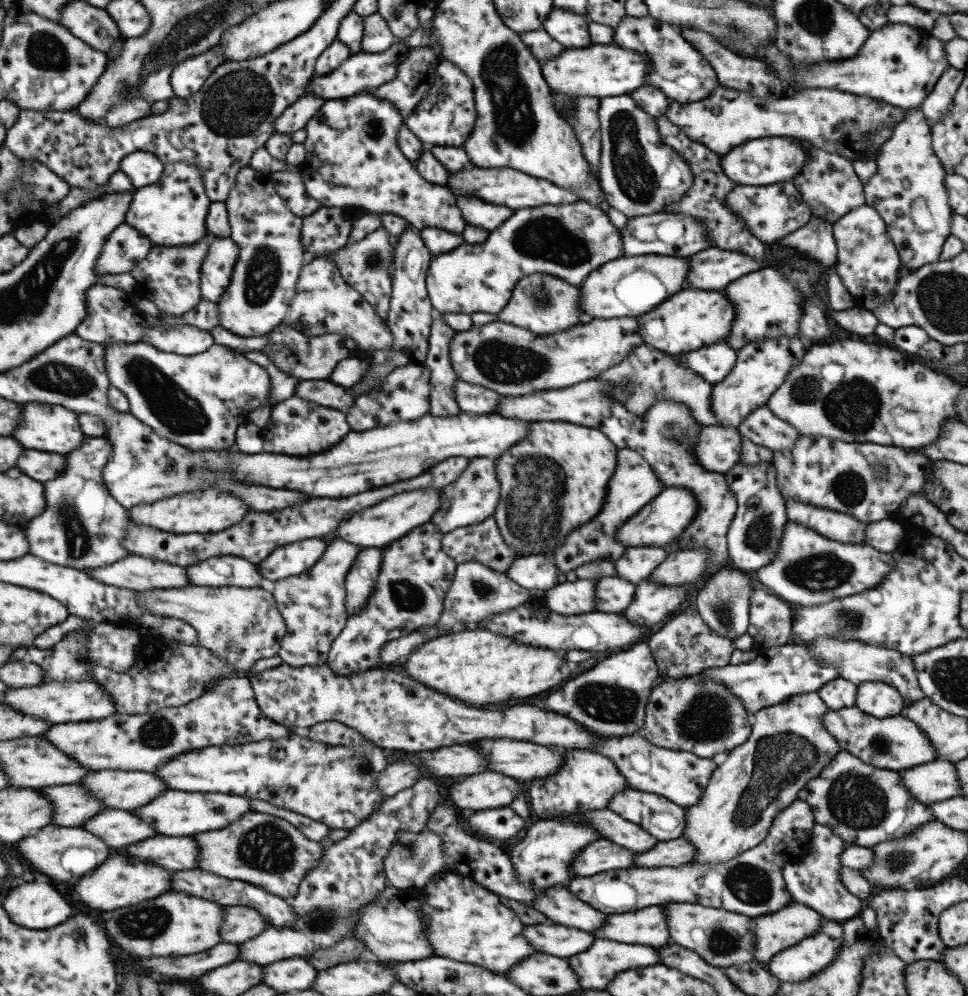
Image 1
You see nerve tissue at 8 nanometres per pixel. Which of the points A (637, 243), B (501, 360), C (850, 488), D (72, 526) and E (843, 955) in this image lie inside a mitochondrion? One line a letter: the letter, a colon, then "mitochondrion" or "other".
A: other
B: mitochondrion
C: mitochondrion
D: mitochondrion
E: other

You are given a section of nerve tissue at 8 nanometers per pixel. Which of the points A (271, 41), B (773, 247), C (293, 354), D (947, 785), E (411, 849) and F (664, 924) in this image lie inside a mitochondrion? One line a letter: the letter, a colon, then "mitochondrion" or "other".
A: other
B: other
C: other
D: other
E: mitochondrion
F: other

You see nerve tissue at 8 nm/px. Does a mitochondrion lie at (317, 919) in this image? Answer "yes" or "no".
yes

